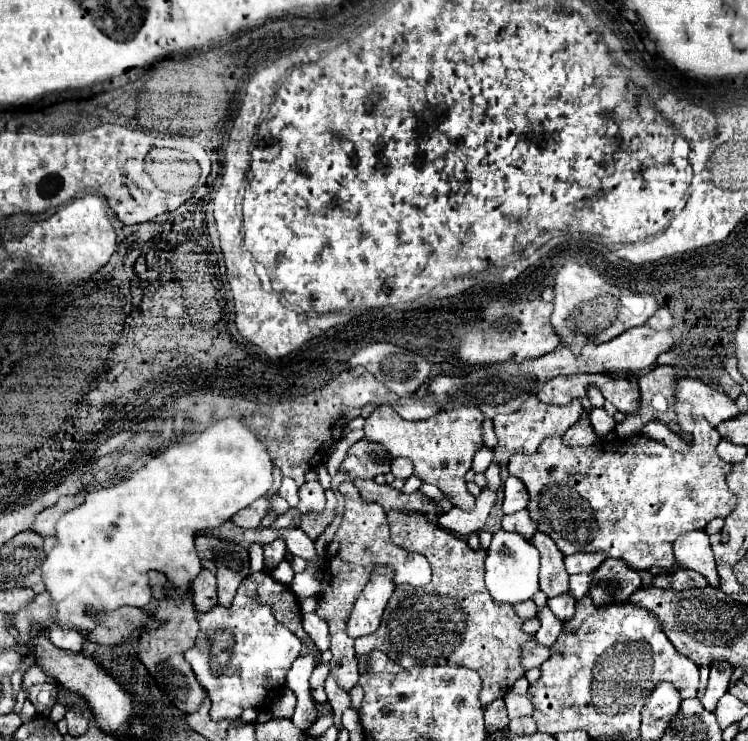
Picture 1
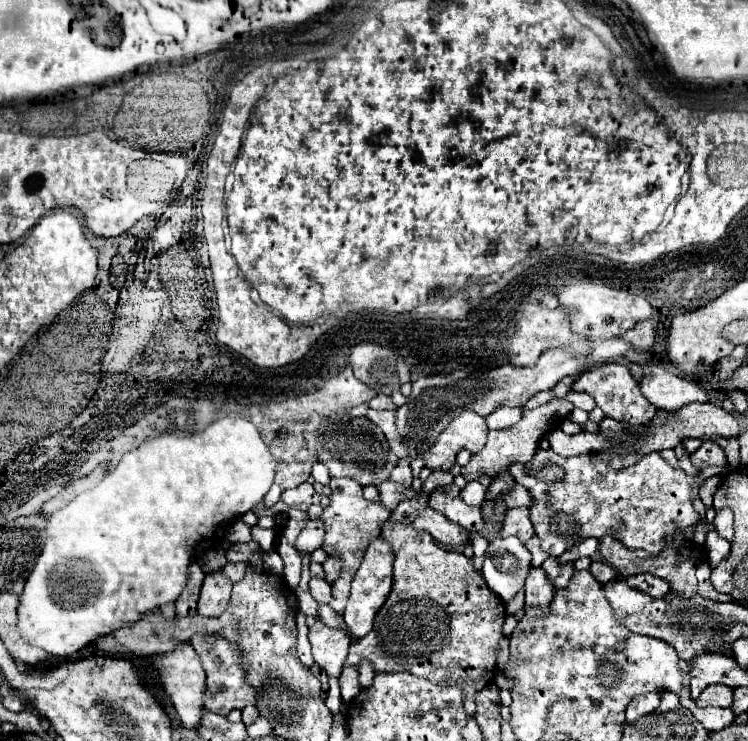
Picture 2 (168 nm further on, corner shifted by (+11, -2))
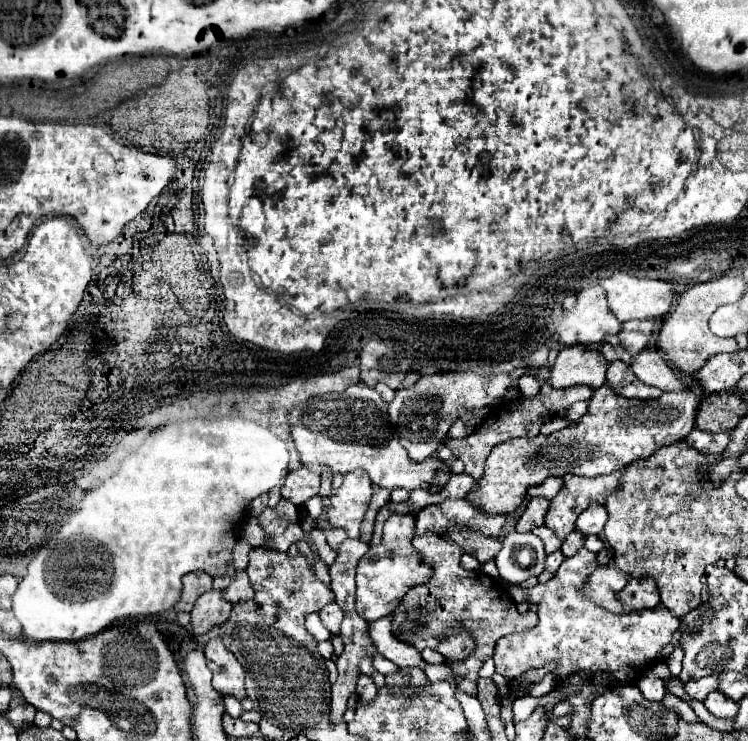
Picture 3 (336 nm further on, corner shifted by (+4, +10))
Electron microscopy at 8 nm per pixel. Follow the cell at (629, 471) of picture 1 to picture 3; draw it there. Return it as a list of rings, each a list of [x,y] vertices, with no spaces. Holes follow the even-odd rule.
[[[625,468],[611,474],[601,474],[595,478],[583,478],[575,474],[563,476],[563,490],[551,500],[551,506],[545,516],[545,526],[551,528],[559,540],[565,540],[567,534],[575,530],[575,520],[591,500],[605,504],[607,494],[619,488],[619,480]]]

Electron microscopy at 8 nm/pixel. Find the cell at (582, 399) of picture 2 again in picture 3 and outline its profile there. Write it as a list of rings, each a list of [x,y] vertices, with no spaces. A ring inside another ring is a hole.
[[[569,346],[559,352],[551,370],[551,384],[555,388],[567,388],[575,384],[587,384],[599,388],[605,382],[607,360],[591,346]]]

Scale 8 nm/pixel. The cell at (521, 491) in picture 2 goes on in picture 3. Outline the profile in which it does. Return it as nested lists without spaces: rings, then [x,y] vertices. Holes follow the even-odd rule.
[[[547,478],[543,484],[537,484],[535,488],[529,488],[527,494],[529,496],[545,496],[545,498],[555,498],[557,492],[563,488],[563,480],[561,478]]]

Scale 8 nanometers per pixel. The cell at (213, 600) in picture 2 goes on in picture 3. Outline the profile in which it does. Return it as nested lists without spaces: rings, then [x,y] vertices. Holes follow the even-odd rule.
[[[211,590],[195,602],[191,610],[191,628],[197,636],[205,634],[211,628],[221,626],[229,618],[229,614],[231,614],[231,604],[223,600],[223,592]]]

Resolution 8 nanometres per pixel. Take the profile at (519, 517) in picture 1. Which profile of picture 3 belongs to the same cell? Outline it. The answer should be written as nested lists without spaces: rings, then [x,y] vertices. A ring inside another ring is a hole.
[[[531,498],[523,516],[517,522],[517,532],[529,532],[533,526],[543,526],[543,518],[547,510],[549,510],[547,498]]]

